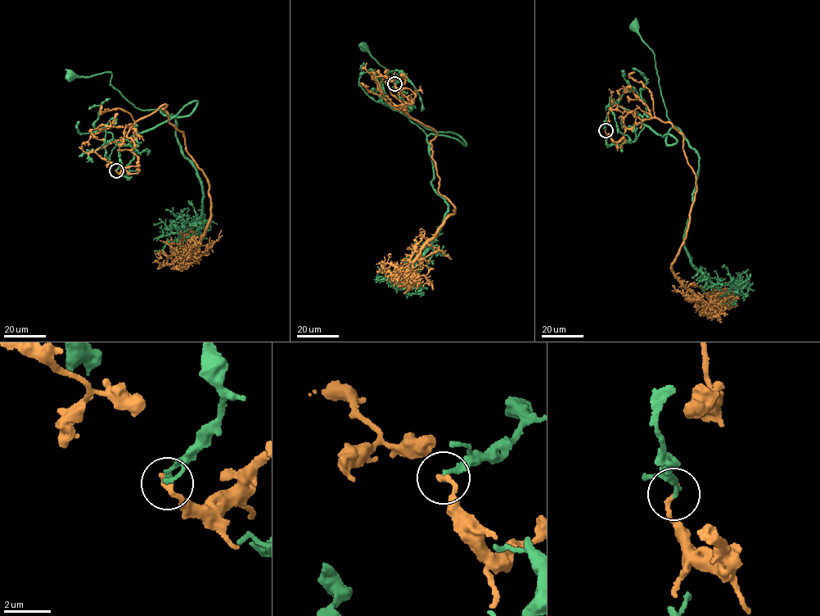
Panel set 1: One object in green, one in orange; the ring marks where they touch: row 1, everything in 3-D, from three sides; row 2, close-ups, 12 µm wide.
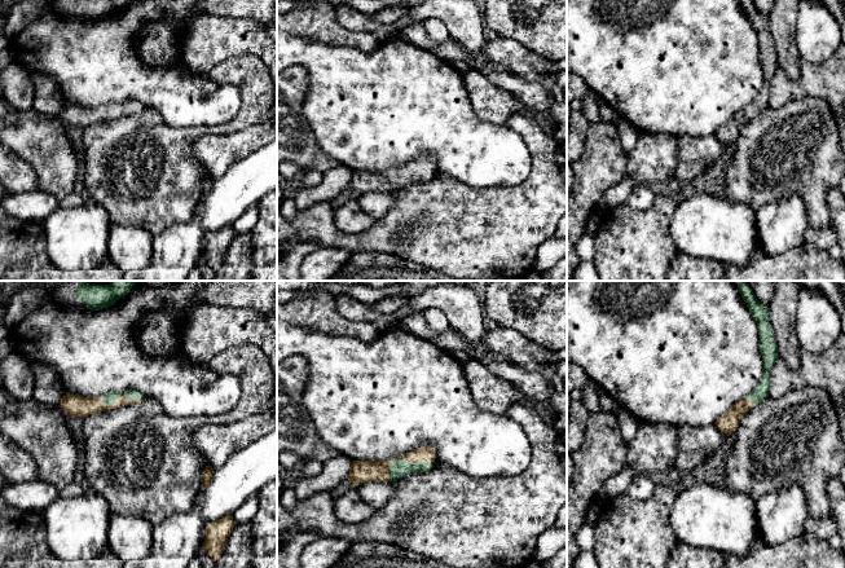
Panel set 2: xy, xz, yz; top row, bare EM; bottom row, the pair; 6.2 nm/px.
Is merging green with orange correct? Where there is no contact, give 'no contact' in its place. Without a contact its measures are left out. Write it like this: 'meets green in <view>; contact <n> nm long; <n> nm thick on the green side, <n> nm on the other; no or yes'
meets green in xz; contact 320 nm long; 120 nm thick on the green side, 140 nm on the other; no

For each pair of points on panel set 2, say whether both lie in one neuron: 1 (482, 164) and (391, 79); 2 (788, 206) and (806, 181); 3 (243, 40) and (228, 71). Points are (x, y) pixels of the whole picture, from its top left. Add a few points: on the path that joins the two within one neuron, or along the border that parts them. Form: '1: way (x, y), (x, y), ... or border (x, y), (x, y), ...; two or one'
1: way (460, 141), (436, 118), (414, 102); one
2: border (766, 203), (799, 196), (805, 205), (809, 223); two
3: border (263, 61), (243, 53), (228, 57), (207, 71); two

